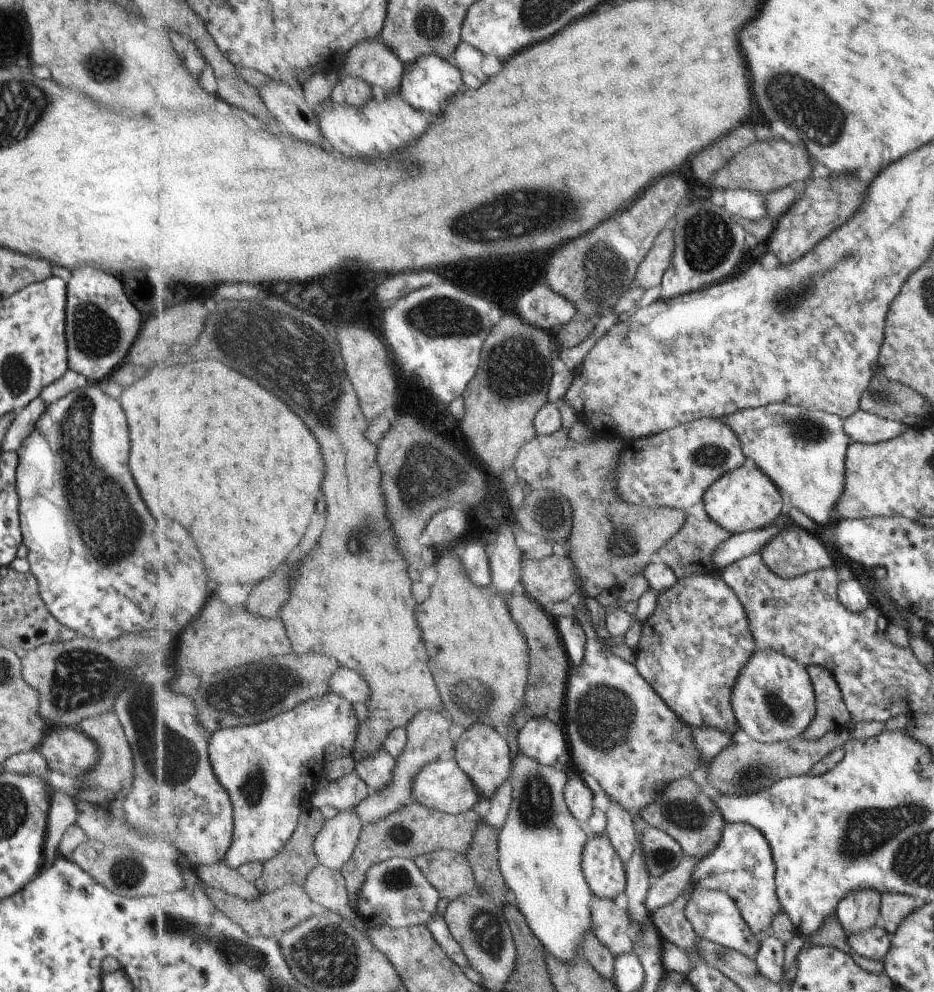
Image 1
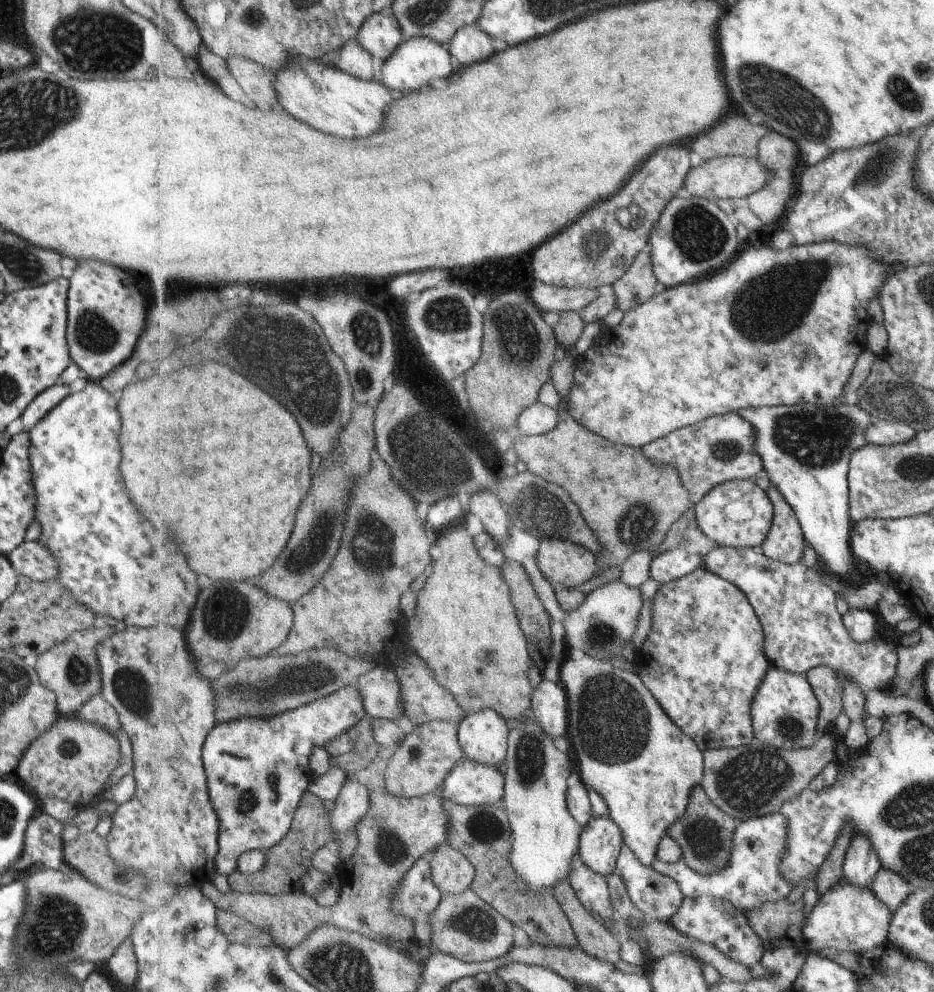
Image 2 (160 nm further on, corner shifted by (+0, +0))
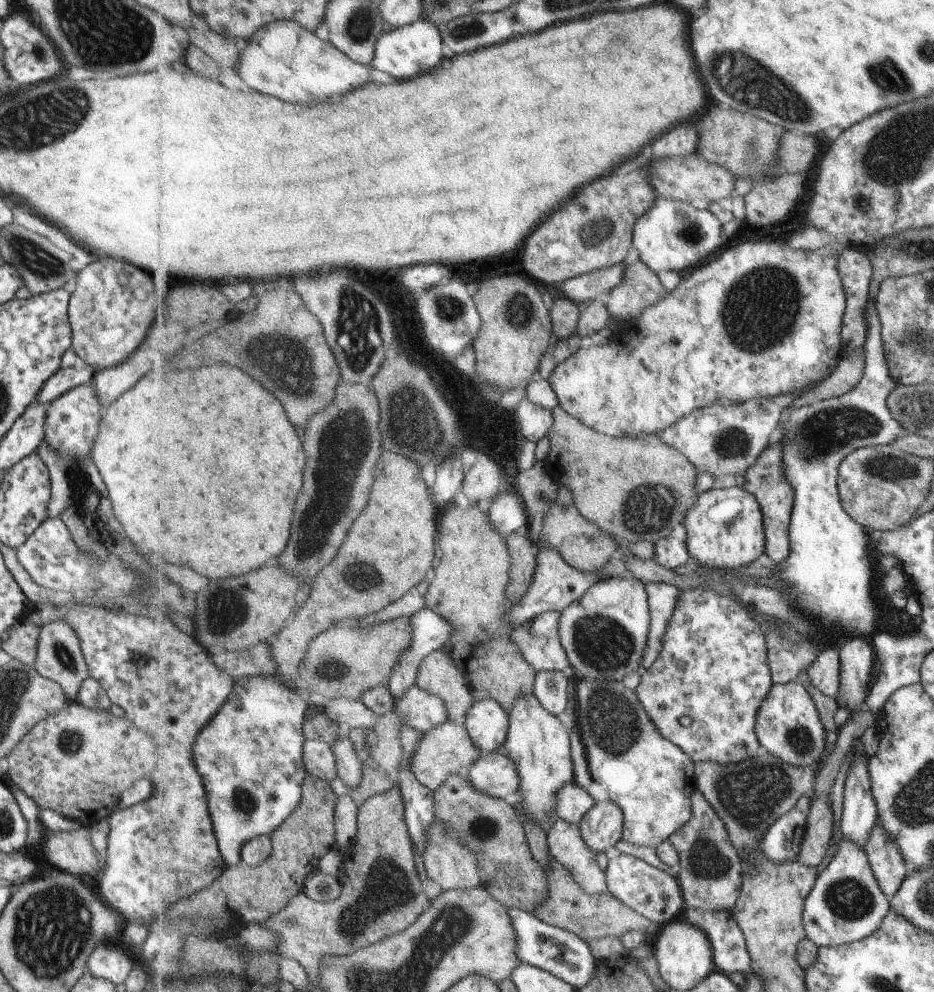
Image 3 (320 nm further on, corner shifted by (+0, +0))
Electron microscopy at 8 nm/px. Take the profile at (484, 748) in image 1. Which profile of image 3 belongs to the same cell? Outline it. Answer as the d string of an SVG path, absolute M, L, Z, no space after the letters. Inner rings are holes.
M475 700L467 712L465 726L483 754L492 753L506 744L510 715L498 700Z

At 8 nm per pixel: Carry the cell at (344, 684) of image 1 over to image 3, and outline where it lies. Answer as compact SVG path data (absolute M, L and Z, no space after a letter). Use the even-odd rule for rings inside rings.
M416 684L397 703L395 712L399 720L424 733L451 720L446 702Z

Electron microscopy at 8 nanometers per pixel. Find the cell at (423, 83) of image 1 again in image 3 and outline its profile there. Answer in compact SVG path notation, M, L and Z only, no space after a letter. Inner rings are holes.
M421 18L417 22L387 30L380 35L373 67L386 72L396 80L404 81L437 68L447 55L448 50L444 44L442 32L433 21Z

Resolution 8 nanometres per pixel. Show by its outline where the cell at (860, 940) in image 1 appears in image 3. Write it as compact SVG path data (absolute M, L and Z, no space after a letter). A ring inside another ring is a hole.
M840 839L835 854L818 873L814 889L806 898L806 936L818 947L844 945L864 939L882 923L881 919L889 908L888 899L876 883L865 853L853 841Z

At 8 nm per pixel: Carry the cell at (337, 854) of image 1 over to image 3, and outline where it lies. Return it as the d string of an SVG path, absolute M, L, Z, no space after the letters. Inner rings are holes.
M348 735L334 740L330 746L338 762L338 776L341 783L345 783L352 794L361 782L364 764Z

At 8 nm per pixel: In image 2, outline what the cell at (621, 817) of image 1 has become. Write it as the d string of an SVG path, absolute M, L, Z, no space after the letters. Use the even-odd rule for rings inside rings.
M623 845L622 853L618 858L617 872L621 874L631 900L642 910L647 918L660 921L670 921L682 908L685 895L682 893L678 882L670 876L663 875L651 866L643 864L630 846Z

